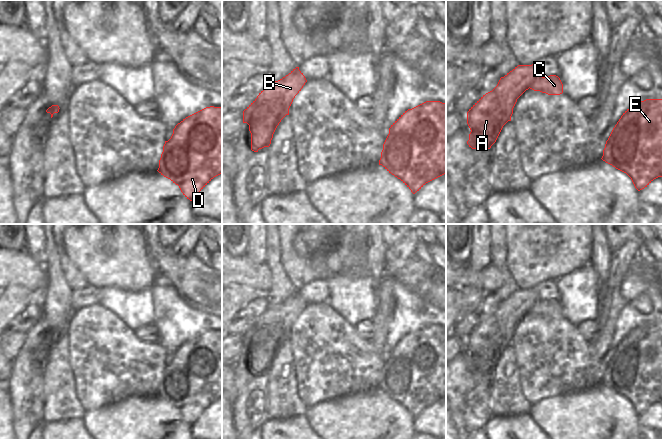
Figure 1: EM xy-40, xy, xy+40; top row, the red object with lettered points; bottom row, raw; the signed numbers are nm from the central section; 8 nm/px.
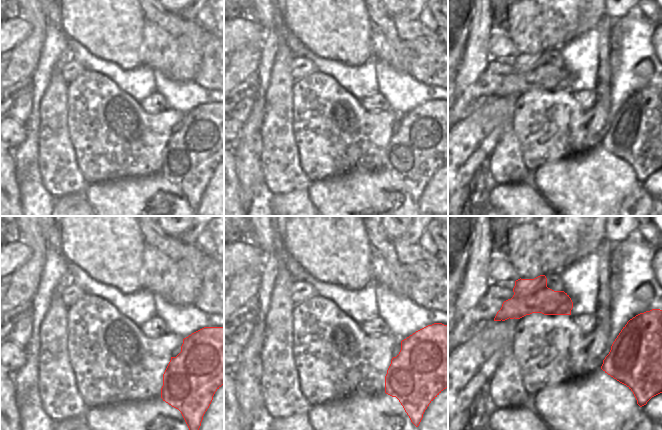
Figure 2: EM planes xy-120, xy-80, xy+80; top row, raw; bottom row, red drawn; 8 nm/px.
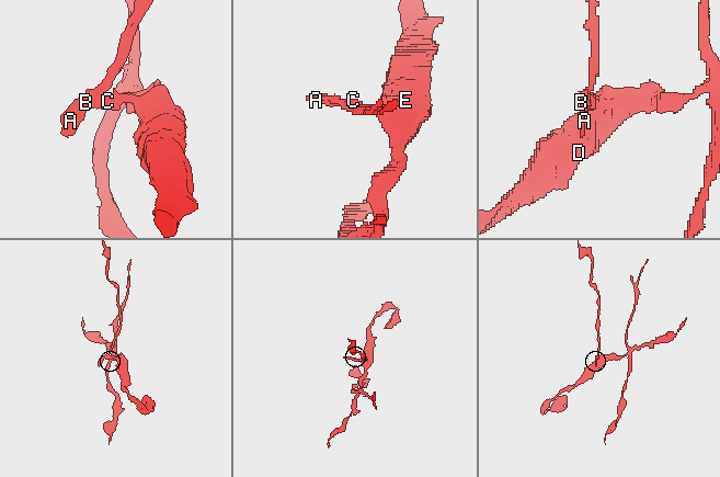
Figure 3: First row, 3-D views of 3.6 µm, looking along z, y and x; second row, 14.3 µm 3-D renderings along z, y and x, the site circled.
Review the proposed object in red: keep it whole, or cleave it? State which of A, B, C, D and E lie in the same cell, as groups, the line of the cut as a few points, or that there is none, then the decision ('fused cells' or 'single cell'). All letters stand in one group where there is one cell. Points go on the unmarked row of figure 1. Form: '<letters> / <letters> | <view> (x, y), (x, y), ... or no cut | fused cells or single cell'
A B / C D E | xy+40 (539, 299), (529, 311) | fused cells

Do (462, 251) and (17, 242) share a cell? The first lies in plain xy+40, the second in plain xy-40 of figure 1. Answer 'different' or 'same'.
same

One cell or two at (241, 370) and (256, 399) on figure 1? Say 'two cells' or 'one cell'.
one cell

